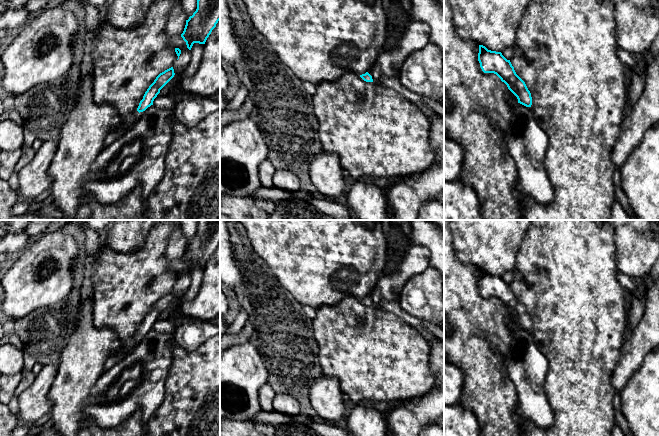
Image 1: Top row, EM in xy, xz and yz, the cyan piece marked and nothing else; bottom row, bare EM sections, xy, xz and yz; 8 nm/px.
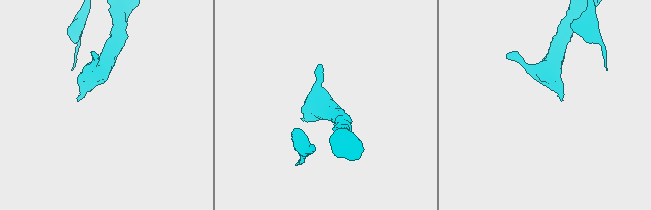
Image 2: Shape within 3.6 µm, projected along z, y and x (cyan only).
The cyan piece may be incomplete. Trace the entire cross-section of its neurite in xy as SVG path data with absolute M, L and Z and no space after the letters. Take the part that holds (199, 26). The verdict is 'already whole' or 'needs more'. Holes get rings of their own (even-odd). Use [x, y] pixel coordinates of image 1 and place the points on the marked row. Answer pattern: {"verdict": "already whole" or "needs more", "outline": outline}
{"verdict": "already whole", "outline": "M197 0L197 9L186 20L181 37L191 50L194 43L205 44L220 20L220 0Z"}

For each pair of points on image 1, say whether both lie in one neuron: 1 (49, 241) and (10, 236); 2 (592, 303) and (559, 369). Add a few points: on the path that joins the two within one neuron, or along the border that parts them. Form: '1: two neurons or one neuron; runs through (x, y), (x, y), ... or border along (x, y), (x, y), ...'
1: two neurons; border along (29, 245), (19, 254)
2: one neuron; runs through (581, 319), (581, 347), (575, 353)

